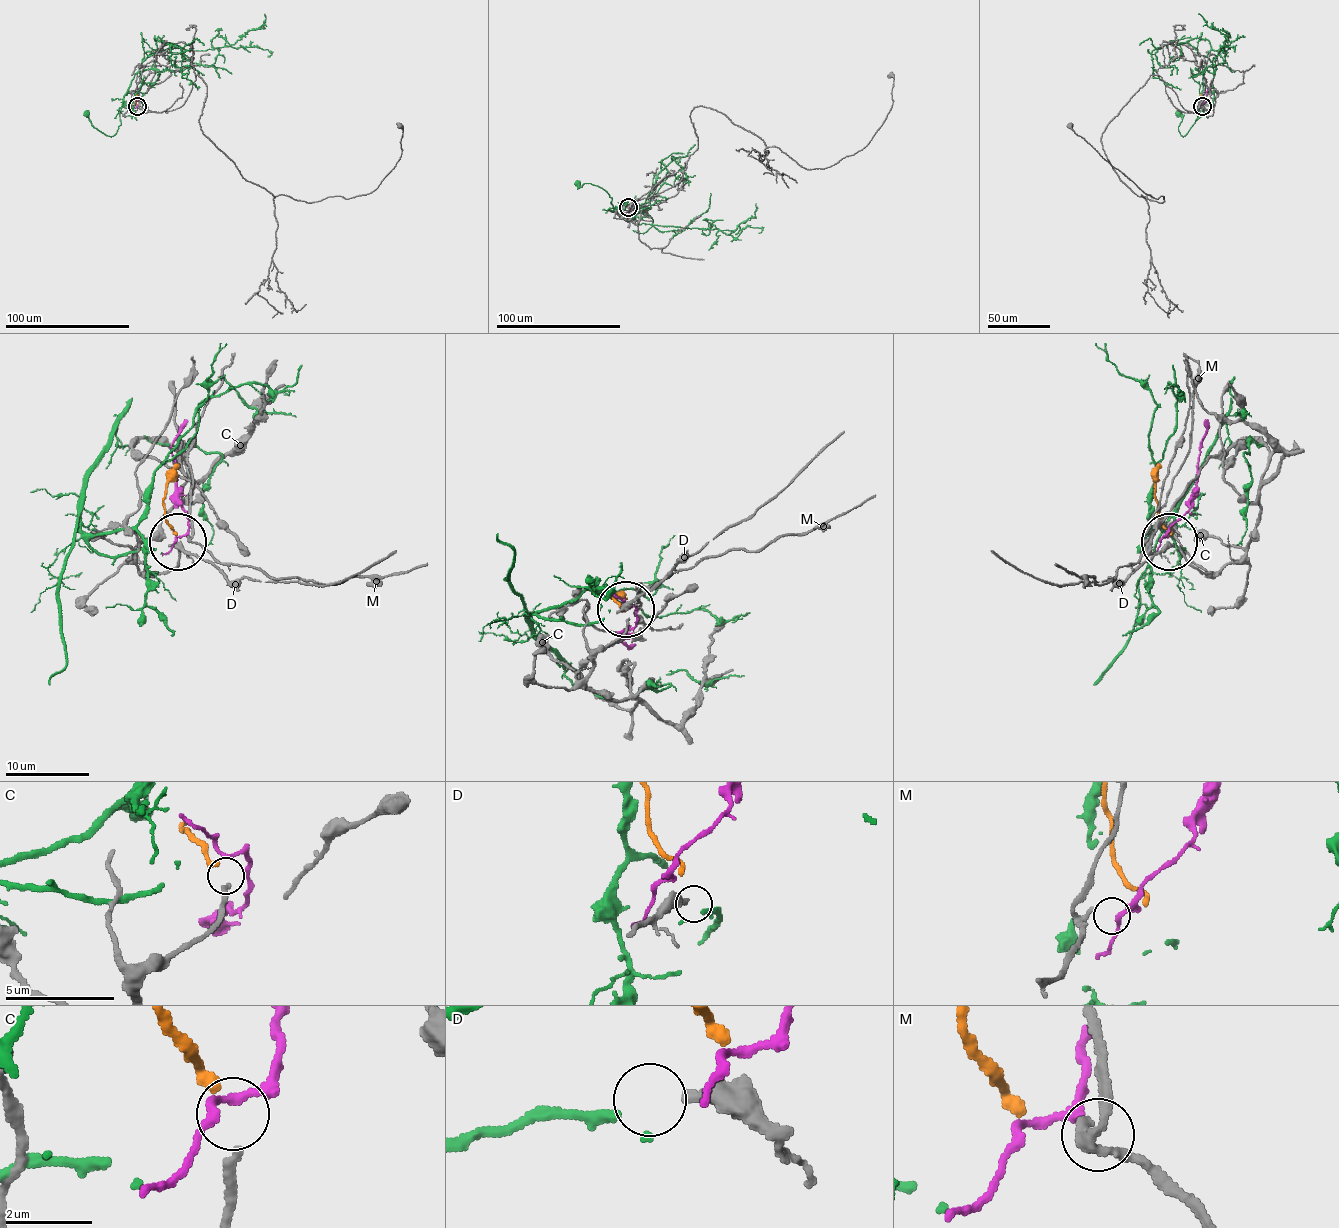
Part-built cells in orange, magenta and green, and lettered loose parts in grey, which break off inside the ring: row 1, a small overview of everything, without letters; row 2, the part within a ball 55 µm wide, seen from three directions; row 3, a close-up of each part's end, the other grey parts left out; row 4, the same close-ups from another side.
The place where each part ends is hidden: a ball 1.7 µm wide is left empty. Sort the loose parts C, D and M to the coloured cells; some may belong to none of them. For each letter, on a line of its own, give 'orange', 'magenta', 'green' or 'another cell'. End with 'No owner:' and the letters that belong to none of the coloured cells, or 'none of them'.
C: orange
D: green
M: magenta
No owner: none of them

